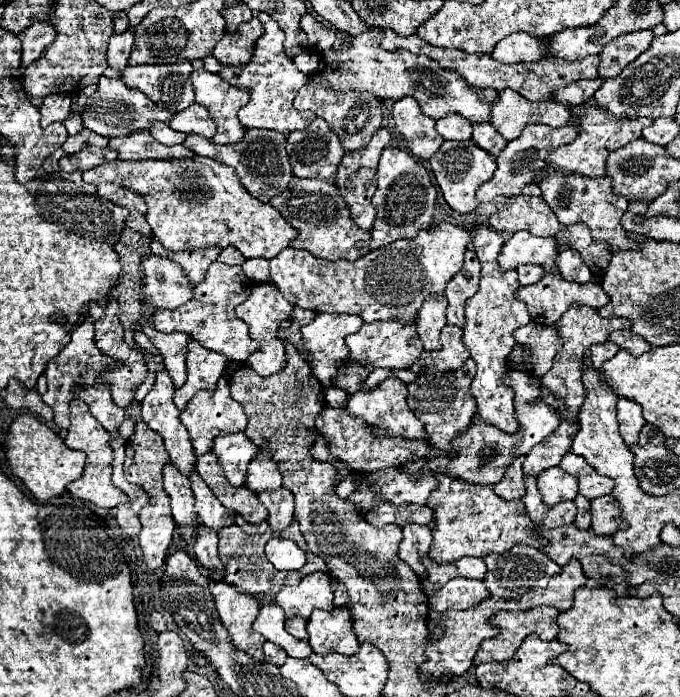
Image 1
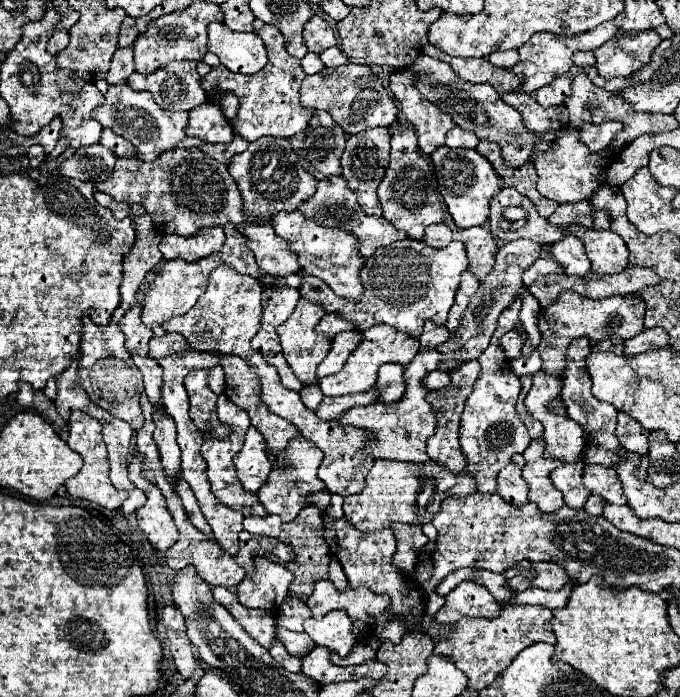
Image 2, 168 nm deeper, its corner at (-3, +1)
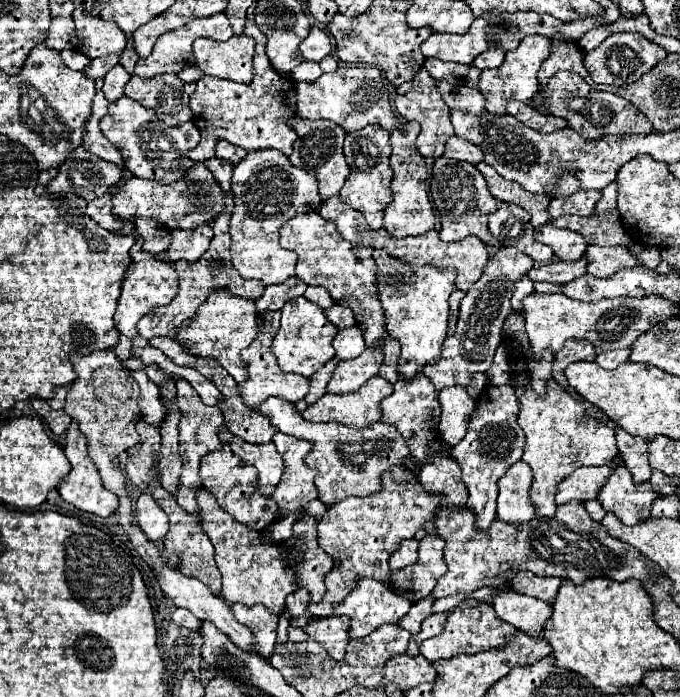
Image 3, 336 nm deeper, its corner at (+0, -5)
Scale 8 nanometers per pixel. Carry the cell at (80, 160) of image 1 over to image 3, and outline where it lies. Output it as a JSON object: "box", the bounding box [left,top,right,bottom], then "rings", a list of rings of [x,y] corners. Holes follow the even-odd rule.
{"box":[48,146,122,202],"rings":[[[78,146],[70,152],[68,160],[58,168],[58,174],[48,184],[48,192],[72,192],[86,202],[102,196],[122,176],[122,168],[88,154],[86,148]]]}

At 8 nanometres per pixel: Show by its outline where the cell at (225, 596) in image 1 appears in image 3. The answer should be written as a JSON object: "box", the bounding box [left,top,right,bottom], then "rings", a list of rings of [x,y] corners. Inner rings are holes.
{"box":[230,604,278,658],"rings":[[[232,604],[230,606],[234,618],[248,626],[254,634],[254,648],[264,656],[270,658],[270,652],[274,650],[276,642],[276,628],[278,628],[278,616],[270,614],[264,606],[244,606],[244,604]]]}

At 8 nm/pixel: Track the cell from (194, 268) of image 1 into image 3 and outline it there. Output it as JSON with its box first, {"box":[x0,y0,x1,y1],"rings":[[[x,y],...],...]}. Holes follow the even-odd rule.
{"box":[166,224,212,262],"rings":[[[208,224],[198,226],[194,230],[174,230],[172,244],[166,250],[166,258],[170,262],[176,260],[196,262],[206,252],[210,240],[212,240],[212,228]]]}

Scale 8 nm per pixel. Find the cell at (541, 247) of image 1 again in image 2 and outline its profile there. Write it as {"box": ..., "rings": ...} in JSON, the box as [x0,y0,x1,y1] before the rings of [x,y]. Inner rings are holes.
{"box":[437,240,541,362],"rings":[[[531,240],[507,242],[505,246],[499,248],[495,264],[493,264],[489,276],[479,282],[477,292],[473,294],[473,298],[469,300],[469,306],[463,312],[463,320],[461,320],[459,328],[449,334],[447,342],[437,346],[437,350],[441,352],[441,360],[453,360],[455,358],[459,362],[469,362],[469,360],[477,358],[481,352],[485,352],[485,348],[489,346],[491,336],[495,332],[499,314],[515,300],[517,292],[523,288],[523,280],[521,280],[523,272],[539,258],[539,254],[541,254],[541,246],[533,244]]]}

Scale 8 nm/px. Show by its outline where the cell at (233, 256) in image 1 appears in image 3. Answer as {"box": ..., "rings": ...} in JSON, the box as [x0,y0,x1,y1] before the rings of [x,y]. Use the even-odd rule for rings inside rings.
{"box":[138,160,264,340],"rings":[[[206,160],[204,162],[208,166],[208,170],[214,174],[214,178],[218,180],[218,184],[222,186],[222,190],[226,192],[226,210],[214,220],[212,230],[214,230],[214,238],[210,242],[210,248],[204,252],[204,256],[198,262],[186,262],[180,260],[174,264],[174,270],[178,272],[178,294],[174,296],[174,300],[166,306],[156,306],[154,310],[150,310],[146,316],[140,318],[138,322],[138,334],[146,340],[150,340],[152,336],[170,336],[176,338],[176,330],[182,324],[182,320],[188,320],[196,314],[198,306],[206,300],[206,296],[210,294],[210,290],[214,288],[230,288],[232,294],[242,296],[242,298],[260,298],[264,292],[264,284],[258,280],[246,280],[242,278],[230,260],[230,234],[228,234],[228,226],[230,226],[230,212],[234,208],[234,198],[232,198],[232,190],[230,190],[230,178],[232,178],[232,166],[230,162],[222,162],[222,160]]]}

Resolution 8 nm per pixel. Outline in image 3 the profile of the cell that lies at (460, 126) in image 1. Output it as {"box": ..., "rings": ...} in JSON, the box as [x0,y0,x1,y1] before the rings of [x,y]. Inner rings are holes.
{"box":[444,136,484,164],"rings":[[[452,136],[446,142],[444,156],[446,158],[454,158],[454,160],[466,160],[470,164],[478,164],[478,162],[484,160],[484,154],[482,154],[482,150],[476,144],[468,142],[468,140],[462,140],[458,136]]]}

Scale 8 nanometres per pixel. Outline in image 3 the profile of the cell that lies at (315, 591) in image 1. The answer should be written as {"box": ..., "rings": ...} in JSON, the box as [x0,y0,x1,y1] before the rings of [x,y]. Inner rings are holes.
{"box":[334,578,410,638],"rings":[[[362,578],[362,582],[342,600],[342,606],[334,608],[334,616],[348,616],[352,622],[350,638],[362,638],[382,624],[396,624],[410,610],[408,602],[408,598],[392,592],[386,584],[374,582],[372,578]]]}

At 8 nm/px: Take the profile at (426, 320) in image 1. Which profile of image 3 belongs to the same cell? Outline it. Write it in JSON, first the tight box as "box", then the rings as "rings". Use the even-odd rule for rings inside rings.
{"box":[380,374,440,468],"rings":[[[418,374],[418,378],[412,378],[410,382],[404,382],[400,378],[394,386],[394,392],[386,400],[382,400],[382,418],[380,418],[380,422],[392,424],[392,426],[396,426],[396,430],[400,430],[404,442],[410,448],[410,454],[404,458],[404,464],[408,468],[418,466],[428,456],[428,448],[438,438],[440,404],[438,404],[434,384],[424,374]]]}

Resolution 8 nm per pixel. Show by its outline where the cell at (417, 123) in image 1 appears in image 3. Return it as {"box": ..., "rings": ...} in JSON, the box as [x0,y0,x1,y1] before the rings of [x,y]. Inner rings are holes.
{"box":[394,68,454,158],"rings":[[[422,68],[414,78],[412,78],[412,88],[410,92],[406,94],[396,94],[394,98],[394,104],[396,104],[396,110],[398,114],[404,116],[404,120],[414,120],[422,126],[420,134],[418,134],[418,140],[416,140],[416,148],[422,156],[432,156],[432,158],[438,158],[442,156],[444,152],[444,144],[448,142],[448,138],[454,136],[454,130],[452,130],[452,124],[450,124],[450,108],[444,104],[436,84],[434,84],[434,78]]]}

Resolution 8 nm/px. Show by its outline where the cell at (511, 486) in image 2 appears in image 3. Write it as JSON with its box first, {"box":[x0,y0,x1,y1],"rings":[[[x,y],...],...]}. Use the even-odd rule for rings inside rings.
{"box":[496,462,536,524],"rings":[[[516,462],[498,480],[498,512],[496,516],[508,524],[530,522],[536,518],[534,506],[528,498],[532,484],[532,470],[524,462]]]}

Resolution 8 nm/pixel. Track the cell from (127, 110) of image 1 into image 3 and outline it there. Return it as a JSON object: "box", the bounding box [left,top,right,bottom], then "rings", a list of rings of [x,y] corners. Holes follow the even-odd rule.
{"box":[100,96,200,184],"rings":[[[126,96],[118,98],[118,102],[110,102],[108,114],[100,122],[100,130],[116,148],[120,148],[124,166],[134,176],[160,180],[164,184],[178,180],[180,174],[192,166],[186,152],[196,148],[200,142],[200,130],[192,120],[182,126],[166,126],[162,120],[158,120],[154,110],[144,108]]]}

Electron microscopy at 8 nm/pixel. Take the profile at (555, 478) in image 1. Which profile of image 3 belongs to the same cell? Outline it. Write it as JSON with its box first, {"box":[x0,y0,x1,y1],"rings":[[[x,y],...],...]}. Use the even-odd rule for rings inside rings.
{"box":[556,466,614,506],"rings":[[[584,466],[568,474],[560,484],[558,484],[558,494],[556,494],[556,504],[562,506],[570,500],[586,502],[598,496],[598,488],[606,482],[608,474],[612,474],[614,468],[610,466]]]}

